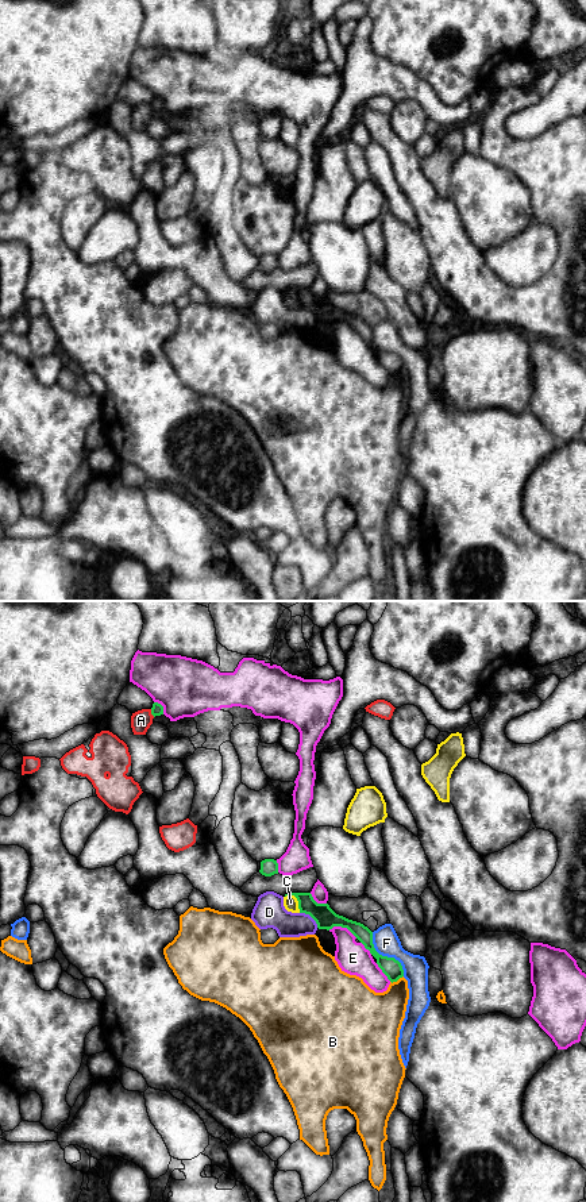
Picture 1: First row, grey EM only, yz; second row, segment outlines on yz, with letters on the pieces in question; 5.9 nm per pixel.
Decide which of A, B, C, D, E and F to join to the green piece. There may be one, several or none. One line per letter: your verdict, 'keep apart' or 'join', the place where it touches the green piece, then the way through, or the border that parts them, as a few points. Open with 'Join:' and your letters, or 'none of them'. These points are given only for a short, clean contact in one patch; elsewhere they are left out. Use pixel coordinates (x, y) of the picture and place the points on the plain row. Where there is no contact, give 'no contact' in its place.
Join: none of them
A: keep apart; contact yz (151, 108)
B: keep apart; contact yz (396, 376)
C: keep apart; contact yz (297, 295); border yz (286, 289), (292, 289), (296, 293), (300, 307)
D: keep apart; contact yz (311, 311)
E: keep apart; contact yz (343, 322)
F: keep apart; contact yz (385, 351)

